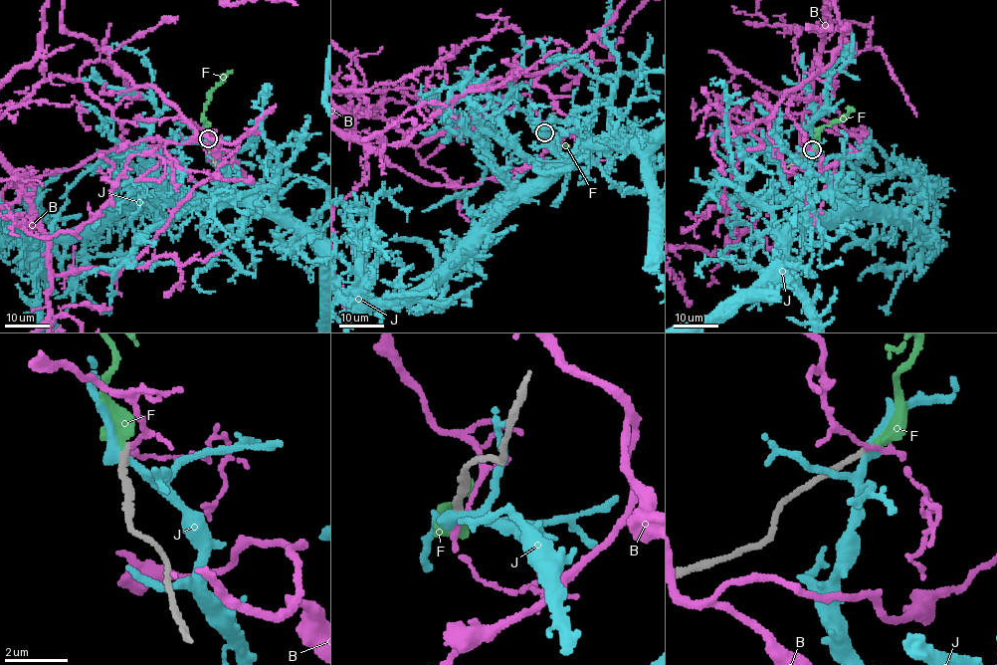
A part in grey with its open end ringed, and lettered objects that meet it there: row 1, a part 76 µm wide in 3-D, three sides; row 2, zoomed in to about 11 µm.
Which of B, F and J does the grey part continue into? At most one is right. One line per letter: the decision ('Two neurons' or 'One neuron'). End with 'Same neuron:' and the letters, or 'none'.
B: Two neurons
F: One neuron
J: Two neurons
Same neuron: F

